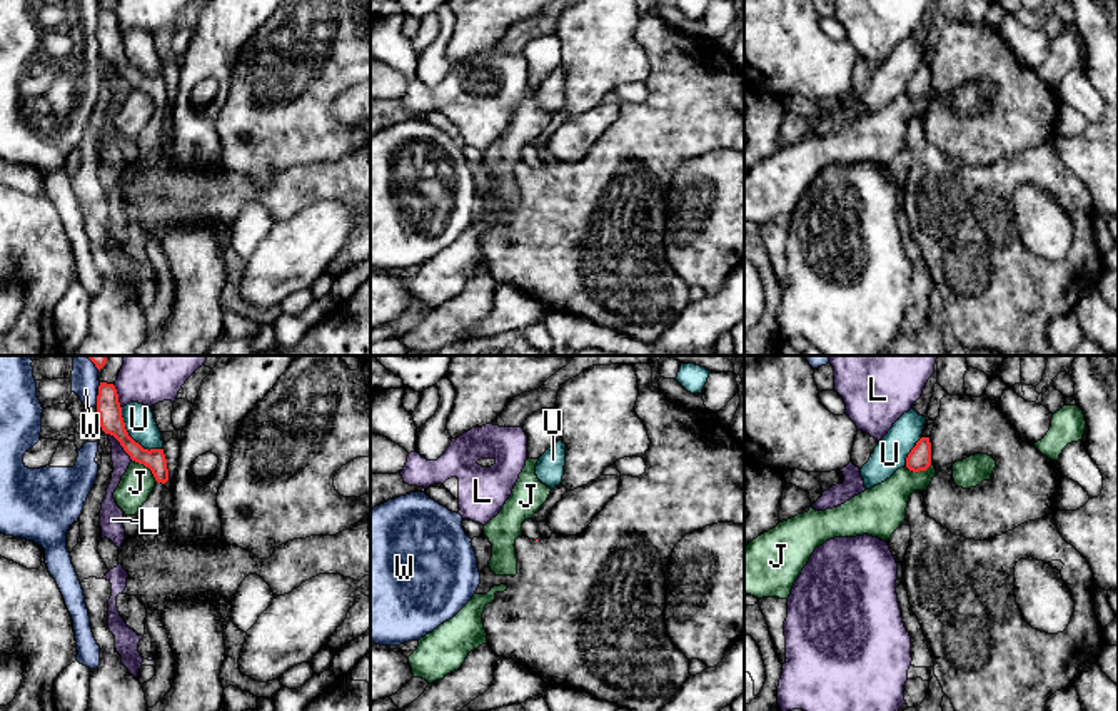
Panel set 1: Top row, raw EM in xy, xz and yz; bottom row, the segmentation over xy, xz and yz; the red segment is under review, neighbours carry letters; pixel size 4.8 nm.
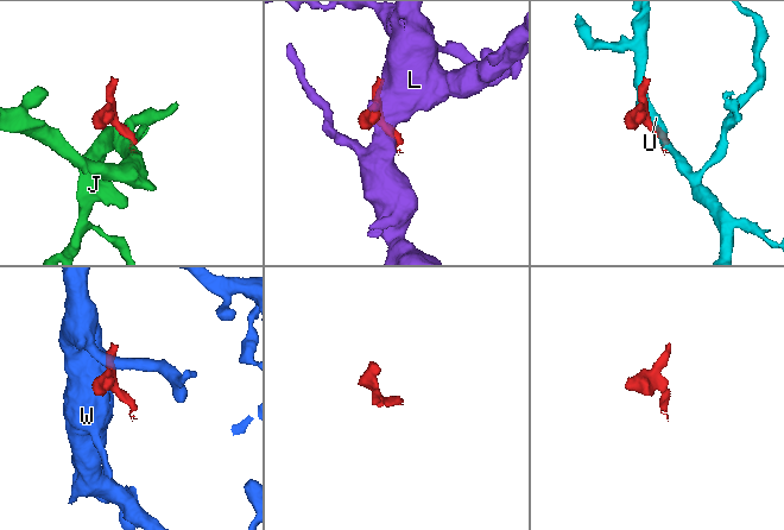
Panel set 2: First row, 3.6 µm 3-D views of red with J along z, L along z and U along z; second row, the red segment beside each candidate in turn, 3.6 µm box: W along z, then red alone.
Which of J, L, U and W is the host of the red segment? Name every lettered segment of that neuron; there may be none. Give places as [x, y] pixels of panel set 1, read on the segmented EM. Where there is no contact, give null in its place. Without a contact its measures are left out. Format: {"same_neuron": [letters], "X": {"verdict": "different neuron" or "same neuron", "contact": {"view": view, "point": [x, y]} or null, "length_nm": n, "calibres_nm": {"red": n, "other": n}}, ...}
{"same_neuron": [], "J": {"verdict": "different neuron", "contact": {"view": "xy", "point": [147, 466]}, "length_nm": 170, "calibres_nm": {"red": 100, "other": 160}}, "L": {"verdict": "different neuron", "contact": {"view": "xy", "point": [120, 444]}, "length_nm": 200, "calibres_nm": {"red": 120, "other": 90}}, "U": {"verdict": "different neuron", "contact": {"view": "xy", "point": [130, 438]}, "length_nm": 280, "calibres_nm": {"red": 120, "other": 140}}, "W": {"verdict": "different neuron", "contact": {"view": "xy", "point": [97, 401]}, "length_nm": 60, "calibres_nm": {"red": 120, "other": 130}}}

